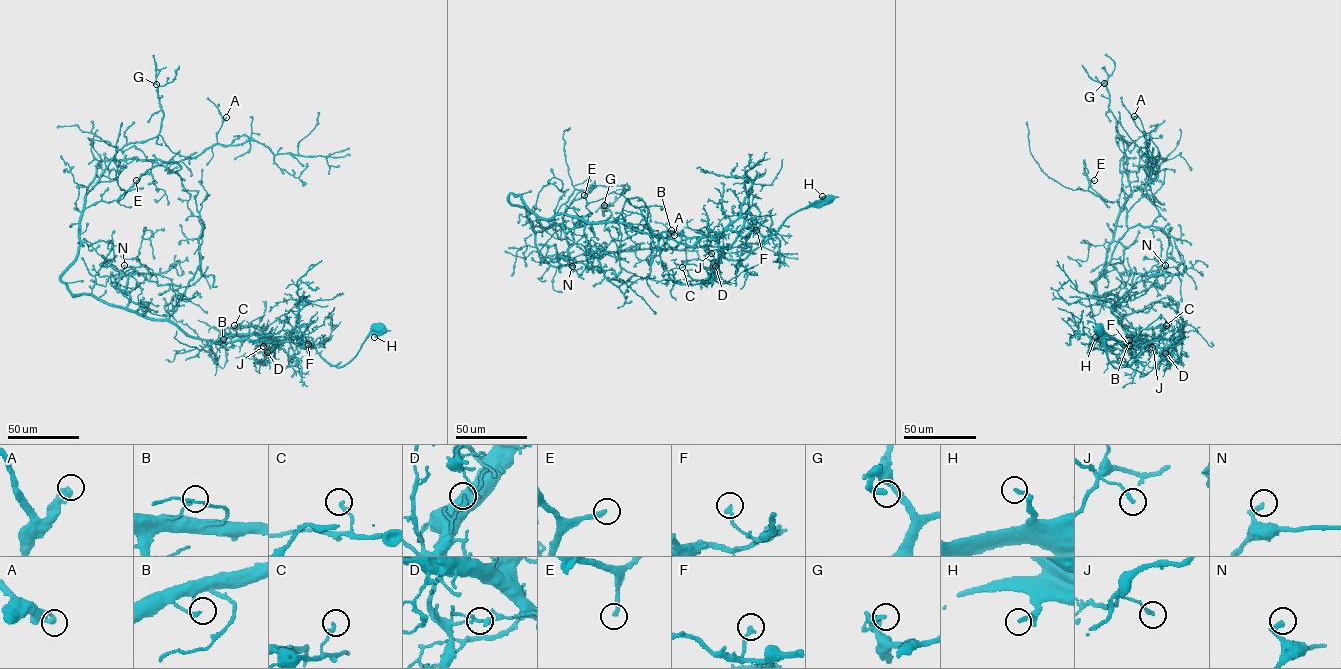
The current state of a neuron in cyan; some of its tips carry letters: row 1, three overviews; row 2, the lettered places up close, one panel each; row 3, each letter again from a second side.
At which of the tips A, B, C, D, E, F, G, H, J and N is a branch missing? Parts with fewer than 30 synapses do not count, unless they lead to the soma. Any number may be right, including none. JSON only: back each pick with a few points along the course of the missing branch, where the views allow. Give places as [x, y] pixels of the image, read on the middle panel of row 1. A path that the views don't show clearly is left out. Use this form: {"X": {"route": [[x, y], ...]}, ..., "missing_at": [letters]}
{"E": {"route": [[584, 195], [586, 212], [574, 225]]}, "missing_at": ["E"]}

